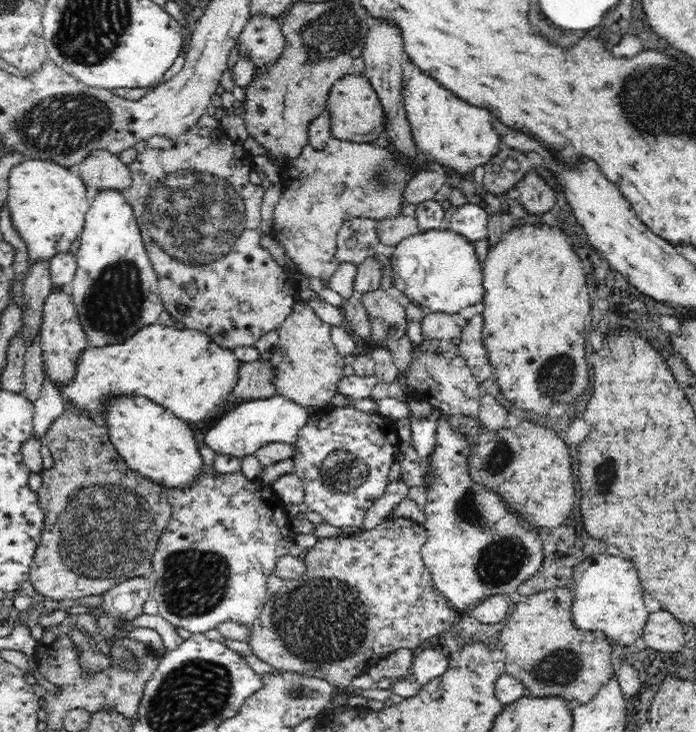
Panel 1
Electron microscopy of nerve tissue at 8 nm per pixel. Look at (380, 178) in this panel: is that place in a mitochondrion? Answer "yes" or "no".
yes

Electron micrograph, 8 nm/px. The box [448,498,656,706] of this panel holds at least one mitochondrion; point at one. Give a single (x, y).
(561, 666)

